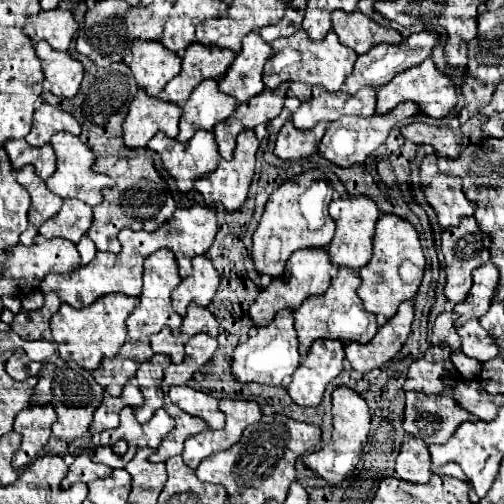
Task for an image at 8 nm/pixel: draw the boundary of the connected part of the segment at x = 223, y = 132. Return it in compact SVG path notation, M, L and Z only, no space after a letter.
M228 120L216 124L214 134L216 134L216 140L218 140L218 152L220 152L220 156L224 160L232 158L232 150L234 150L234 144L236 144L236 136L230 132Z

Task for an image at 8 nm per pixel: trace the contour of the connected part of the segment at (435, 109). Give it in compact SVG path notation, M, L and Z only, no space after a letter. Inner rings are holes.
M428 58L428 60L424 60L424 64L420 64L420 66L416 66L416 68L408 68L408 70L404 70L404 72L396 74L384 88L378 90L376 112L378 112L378 114L386 114L386 112L390 112L392 108L396 108L398 104L406 102L406 100L416 102L422 112L426 112L426 114L430 114L430 116L434 116L434 118L444 118L444 116L448 116L448 114L456 108L456 104L458 104L458 88L454 86L452 76L446 74L446 72L442 72L442 70L438 70L436 64L434 64L434 60Z

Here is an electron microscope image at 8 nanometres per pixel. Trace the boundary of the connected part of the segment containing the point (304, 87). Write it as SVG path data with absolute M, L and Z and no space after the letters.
M300 28L300 32L296 32L292 36L274 40L272 48L274 48L274 60L270 60L268 66L266 66L266 70L264 70L264 82L266 82L266 86L268 88L276 88L282 82L290 82L288 96L296 96L302 102L308 100L310 90L316 84L324 86L330 92L340 90L342 84L344 84L344 80L352 74L354 62L358 58L358 54L352 48L346 48L338 40L336 32L332 32L332 30L326 34L326 38L312 40L310 34Z

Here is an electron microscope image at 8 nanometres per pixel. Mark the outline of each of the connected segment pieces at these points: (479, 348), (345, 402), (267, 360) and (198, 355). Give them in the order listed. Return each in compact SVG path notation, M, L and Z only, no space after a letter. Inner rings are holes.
M476 320L464 324L458 328L460 340L462 340L462 352L470 358L476 358L480 362L496 358L496 346L488 340L488 334L478 326Z
M338 386L332 392L332 416L334 416L332 440L324 448L302 456L302 462L308 468L316 470L332 486L338 486L346 476L350 476L356 470L356 466L360 462L362 446L370 432L370 408L368 408L368 402L358 392L354 392L348 386Z
M280 310L268 326L262 326L252 334L244 344L234 350L232 374L240 382L260 382L260 384L282 384L286 386L292 380L294 370L300 364L298 354L298 338L294 330L294 310Z
M196 334L194 338L190 338L186 342L186 358L184 362L194 366L194 368L202 368L216 352L218 348L218 340L212 338L210 334Z

